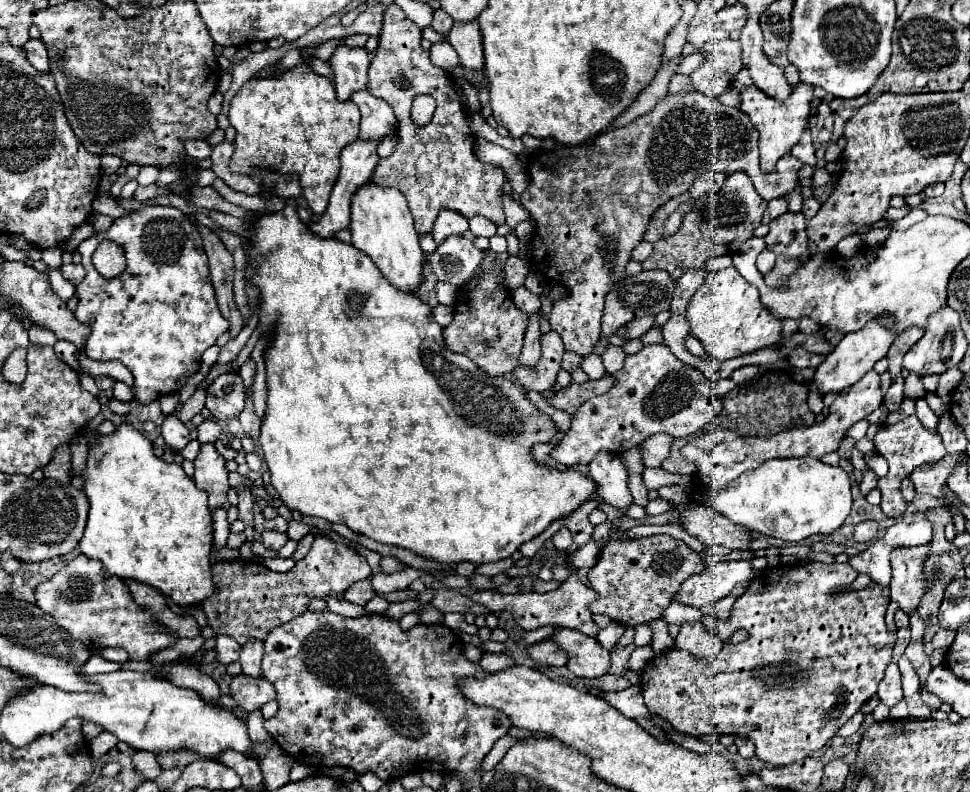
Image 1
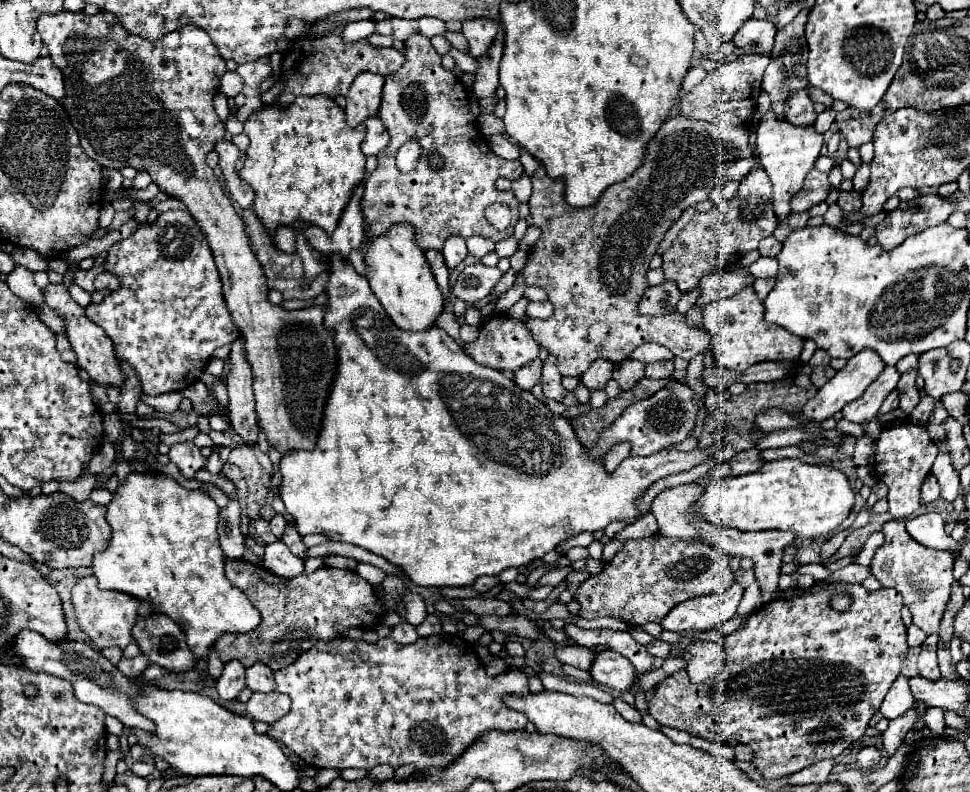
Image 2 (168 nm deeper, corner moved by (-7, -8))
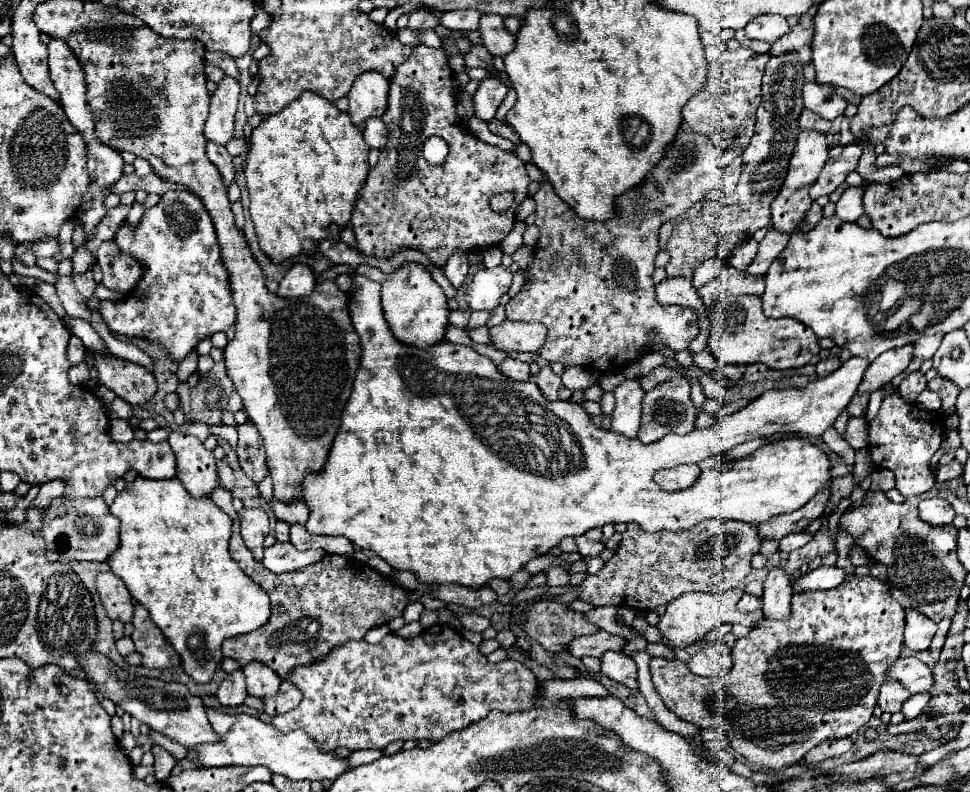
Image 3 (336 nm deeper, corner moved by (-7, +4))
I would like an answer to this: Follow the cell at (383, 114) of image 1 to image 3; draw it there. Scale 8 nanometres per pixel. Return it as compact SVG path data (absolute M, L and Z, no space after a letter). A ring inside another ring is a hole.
M369 118L365 122L365 142L371 146L371 148L377 148L377 150L383 150L383 146L387 144L387 128L383 124L381 118Z

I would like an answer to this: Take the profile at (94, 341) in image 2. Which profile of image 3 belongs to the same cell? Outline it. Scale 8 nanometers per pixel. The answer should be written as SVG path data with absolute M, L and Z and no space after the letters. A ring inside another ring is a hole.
M95 356L95 366L99 380L131 406L149 402L157 392L155 376L149 370L143 370L143 366L139 364L113 356Z

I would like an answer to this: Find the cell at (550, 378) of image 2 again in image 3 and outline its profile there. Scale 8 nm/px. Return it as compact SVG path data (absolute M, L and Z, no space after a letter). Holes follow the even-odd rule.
M543 366L539 370L539 374L531 376L529 378L531 382L535 382L539 386L539 390L543 392L543 396L551 402L555 400L565 400L565 402L573 402L573 404L583 404L585 402L585 396L583 392L573 392L573 390L567 390L563 384L561 384L561 378L557 374L553 374L553 370L549 366Z

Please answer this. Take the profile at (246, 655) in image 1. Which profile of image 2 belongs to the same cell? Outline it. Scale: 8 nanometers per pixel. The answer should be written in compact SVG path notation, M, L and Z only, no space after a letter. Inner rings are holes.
M257 662L257 664L249 666L245 670L245 676L247 676L247 686L253 692L273 692L275 690L273 670L263 662Z

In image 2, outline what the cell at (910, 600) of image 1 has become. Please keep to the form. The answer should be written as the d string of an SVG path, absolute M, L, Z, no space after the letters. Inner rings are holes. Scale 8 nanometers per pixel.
M887 522L883 526L883 536L885 536L885 544L875 552L875 562L871 562L871 574L881 582L881 586L885 588L895 588L901 596L905 606L911 610L913 616L913 624L919 626L921 630L925 630L927 634L935 634L939 632L939 622L943 618L943 610L945 604L949 600L951 594L951 582L953 582L953 554L945 552L945 550L933 550L933 548L925 548L921 544L917 544L905 530L905 526L901 522Z

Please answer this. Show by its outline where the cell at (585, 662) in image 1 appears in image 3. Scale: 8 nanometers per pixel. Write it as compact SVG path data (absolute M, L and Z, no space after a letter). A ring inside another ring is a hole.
M607 652L601 658L601 672L615 682L621 682L633 690L639 688L637 684L637 664L625 652Z

